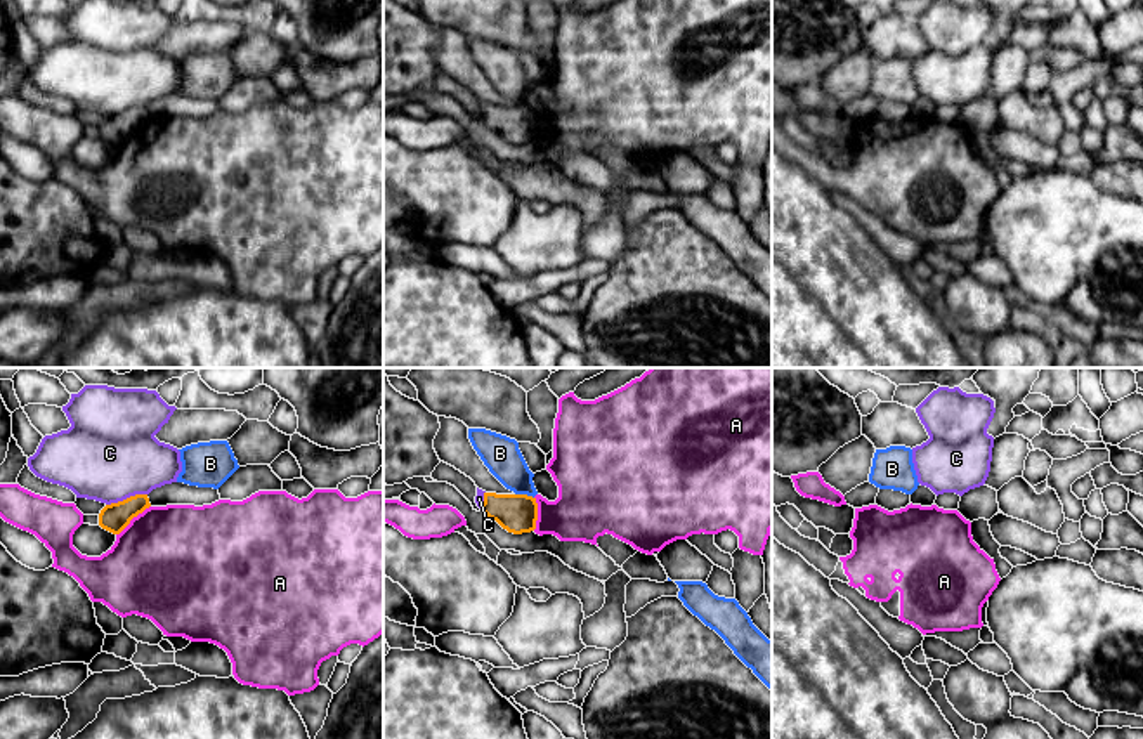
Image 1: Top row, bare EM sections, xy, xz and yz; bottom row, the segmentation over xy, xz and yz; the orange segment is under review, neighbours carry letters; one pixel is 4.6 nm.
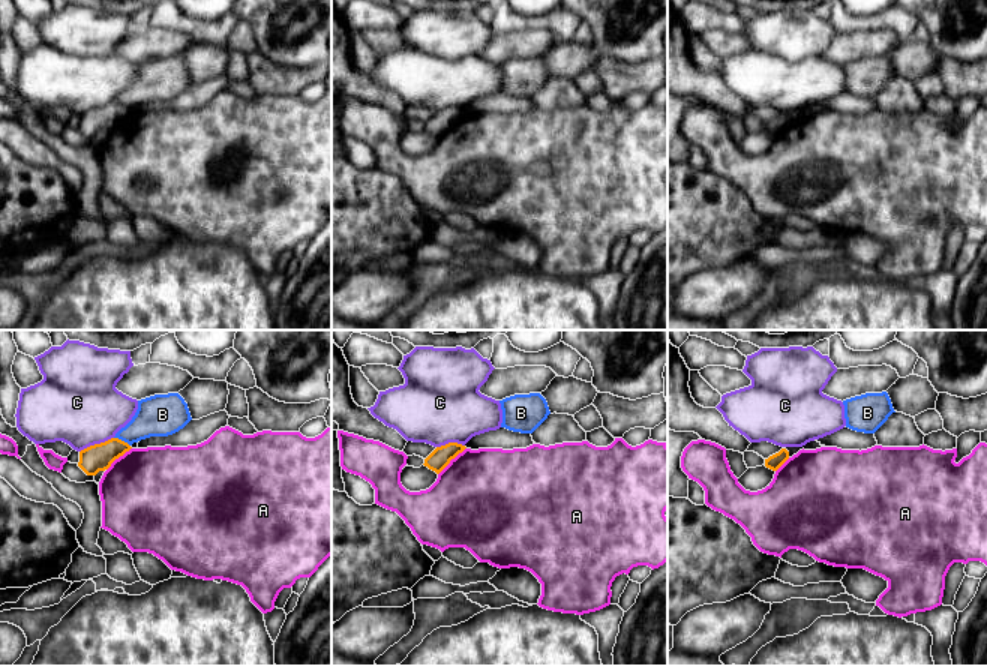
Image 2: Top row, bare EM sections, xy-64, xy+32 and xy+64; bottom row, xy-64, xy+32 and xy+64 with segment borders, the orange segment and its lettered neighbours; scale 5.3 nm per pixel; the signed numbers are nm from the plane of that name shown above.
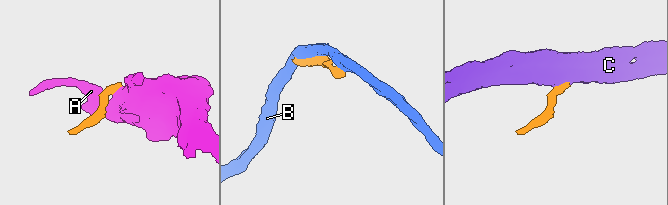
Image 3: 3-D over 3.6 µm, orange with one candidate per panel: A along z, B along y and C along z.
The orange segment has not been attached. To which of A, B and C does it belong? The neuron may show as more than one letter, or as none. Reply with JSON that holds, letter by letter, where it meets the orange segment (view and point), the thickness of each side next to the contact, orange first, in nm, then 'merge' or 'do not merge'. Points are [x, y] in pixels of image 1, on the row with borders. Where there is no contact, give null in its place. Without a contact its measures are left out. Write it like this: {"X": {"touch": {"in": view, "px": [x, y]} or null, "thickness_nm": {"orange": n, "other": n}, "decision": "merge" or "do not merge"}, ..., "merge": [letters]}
{"A": {"touch": {"in": "xy", "px": [132, 517]}, "thickness_nm": {"orange": 140, "other": 480}, "decision": "do not merge"}, "B": {"touch": {"in": "xz", "px": [524, 495]}, "thickness_nm": {"orange": 180, "other": 170}, "decision": "do not merge"}, "C": {"touch": {"in": "xy", "px": [127, 498]}, "thickness_nm": {"orange": 140, "other": 440}, "decision": "do not merge"}, "merge": []}

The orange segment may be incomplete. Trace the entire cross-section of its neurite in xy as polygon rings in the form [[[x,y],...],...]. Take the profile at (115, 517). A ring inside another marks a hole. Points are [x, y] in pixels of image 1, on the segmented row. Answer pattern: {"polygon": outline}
{"polygon": [[[172,482],[153,489],[149,494],[135,494],[123,501],[106,505],[99,513],[99,526],[120,534],[134,517],[149,507],[167,505],[212,505],[220,500],[219,489]]]}

